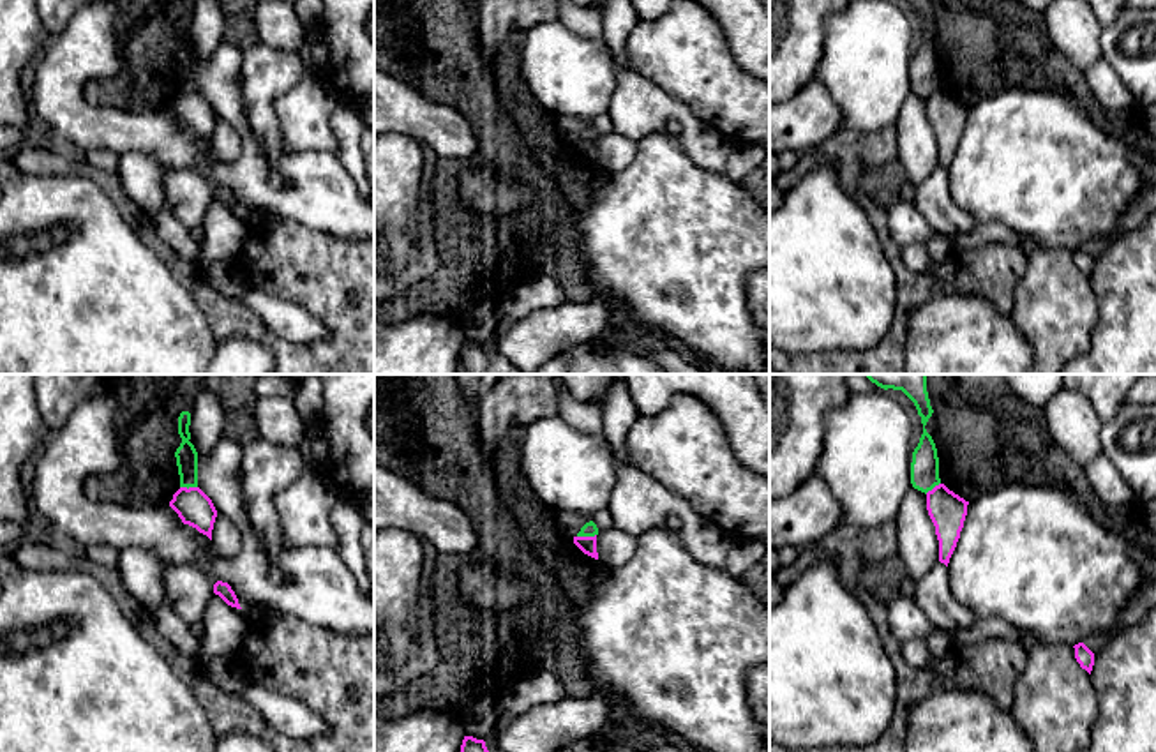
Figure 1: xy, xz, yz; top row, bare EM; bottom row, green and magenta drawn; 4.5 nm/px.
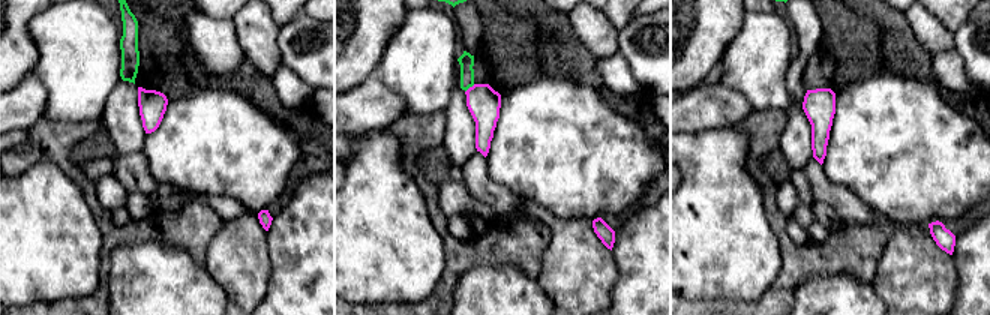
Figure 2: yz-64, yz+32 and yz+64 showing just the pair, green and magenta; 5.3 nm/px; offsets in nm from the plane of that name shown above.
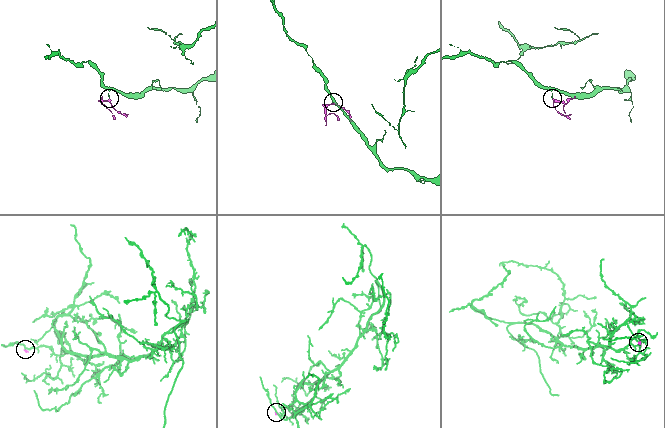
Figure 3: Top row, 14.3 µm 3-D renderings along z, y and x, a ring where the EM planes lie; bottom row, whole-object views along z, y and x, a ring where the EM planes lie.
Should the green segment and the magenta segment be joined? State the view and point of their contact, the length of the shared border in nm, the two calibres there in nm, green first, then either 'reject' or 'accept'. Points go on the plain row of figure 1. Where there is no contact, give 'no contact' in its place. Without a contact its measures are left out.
meets green in xz at (586, 140); contact 90 nm long; 70 nm thick on the green side, 80 nm on the other; reject

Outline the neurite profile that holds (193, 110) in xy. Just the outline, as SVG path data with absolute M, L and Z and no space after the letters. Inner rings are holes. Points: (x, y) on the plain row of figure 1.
M180 92L173 99L169 111L178 118L184 129L196 132L212 145L217 115L199 92Z

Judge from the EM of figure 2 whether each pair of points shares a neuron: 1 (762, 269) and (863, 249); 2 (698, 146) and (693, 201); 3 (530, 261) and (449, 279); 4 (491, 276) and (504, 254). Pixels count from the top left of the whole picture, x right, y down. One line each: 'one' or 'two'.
1: two
2: one
3: one
4: two

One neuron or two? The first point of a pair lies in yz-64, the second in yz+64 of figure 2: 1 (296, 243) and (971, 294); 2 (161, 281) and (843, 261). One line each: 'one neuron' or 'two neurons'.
1: one neuron
2: two neurons

